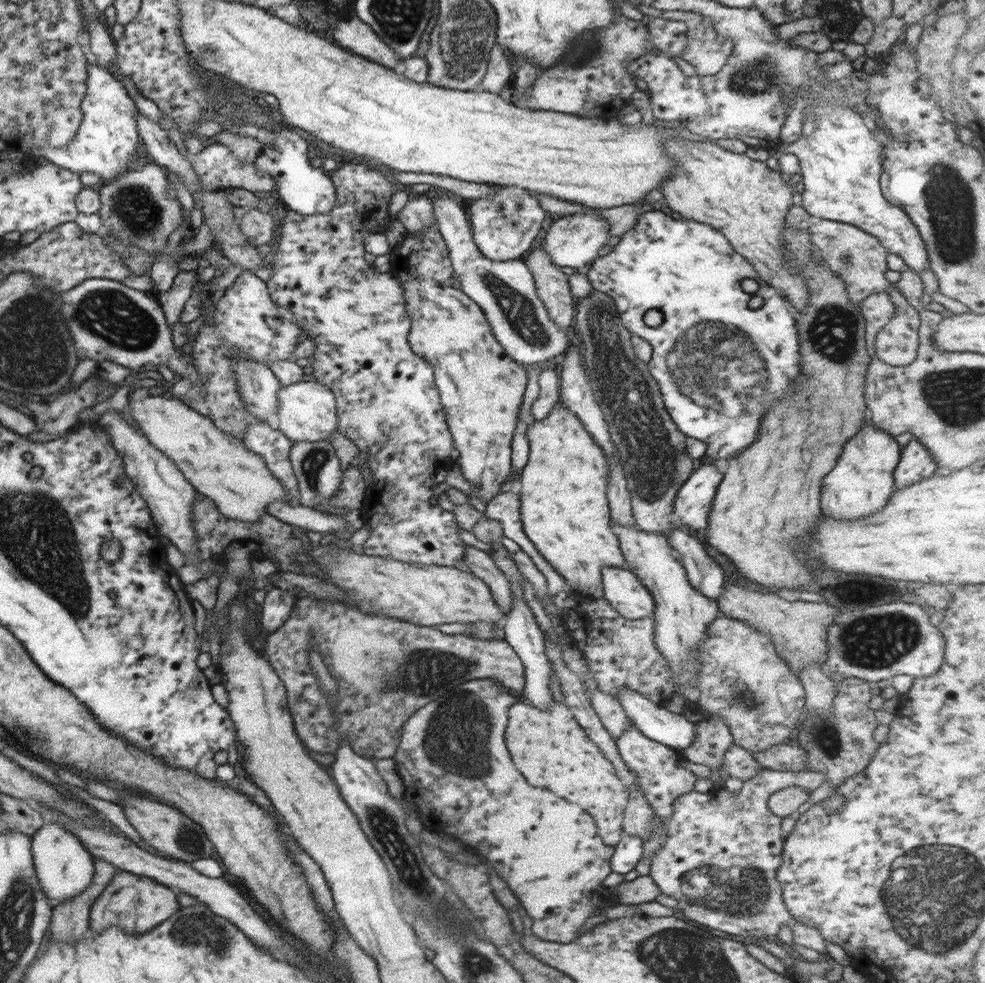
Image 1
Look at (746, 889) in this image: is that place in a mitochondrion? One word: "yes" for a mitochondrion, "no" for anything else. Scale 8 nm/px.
yes

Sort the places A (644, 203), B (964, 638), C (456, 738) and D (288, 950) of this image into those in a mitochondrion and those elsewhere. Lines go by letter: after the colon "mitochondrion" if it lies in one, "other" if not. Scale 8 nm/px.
A: other
B: other
C: mitochondrion
D: other

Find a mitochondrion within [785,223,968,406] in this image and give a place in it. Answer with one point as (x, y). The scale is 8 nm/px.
(833, 332)

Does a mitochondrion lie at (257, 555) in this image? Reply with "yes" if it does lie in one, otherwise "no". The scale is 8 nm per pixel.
no

